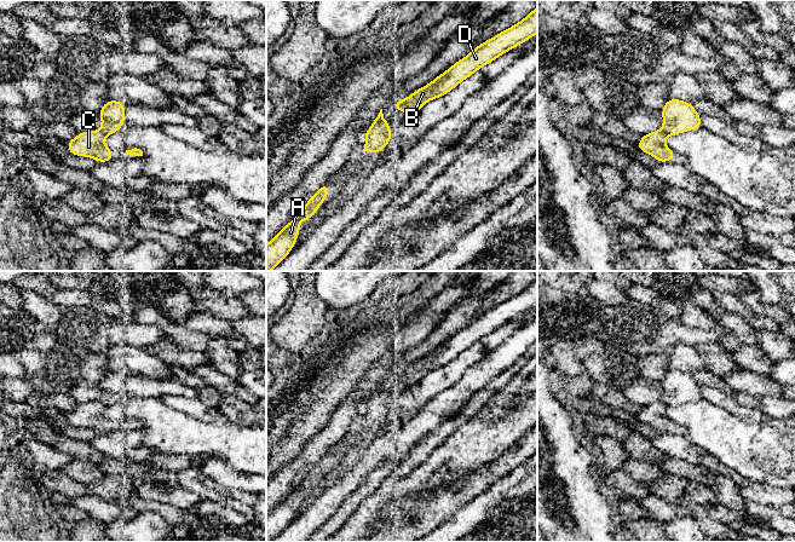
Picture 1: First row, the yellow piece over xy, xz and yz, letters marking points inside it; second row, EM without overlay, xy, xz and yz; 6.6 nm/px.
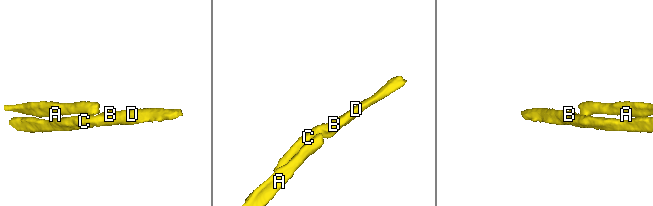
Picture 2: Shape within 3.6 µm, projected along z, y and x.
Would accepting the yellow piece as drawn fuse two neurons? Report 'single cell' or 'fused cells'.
fused cells

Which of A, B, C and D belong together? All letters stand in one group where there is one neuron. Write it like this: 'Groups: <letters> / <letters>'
Groups: A / B C D

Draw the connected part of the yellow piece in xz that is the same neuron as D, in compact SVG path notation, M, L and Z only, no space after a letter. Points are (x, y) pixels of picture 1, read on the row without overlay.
M537 278L517 295L473 319L465 329L453 335L428 356L413 363L404 371L396 370L394 380L407 386L417 384L427 373L447 365L473 344L536 305Z

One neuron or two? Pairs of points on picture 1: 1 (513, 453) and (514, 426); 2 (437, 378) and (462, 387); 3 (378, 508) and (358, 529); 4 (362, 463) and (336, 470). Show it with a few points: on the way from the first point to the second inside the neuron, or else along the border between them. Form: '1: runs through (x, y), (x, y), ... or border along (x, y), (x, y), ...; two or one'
1: border along (524, 433), (490, 462); two
2: border along (465, 373), (458, 382), (430, 398); two
3: runs through (373, 513), (362, 524); one
4: border along (364, 449), (364, 453), (330, 485); two

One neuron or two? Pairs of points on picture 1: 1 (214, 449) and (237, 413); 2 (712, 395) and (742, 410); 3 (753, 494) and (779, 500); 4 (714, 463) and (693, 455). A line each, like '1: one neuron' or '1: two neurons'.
1: one neuron
2: one neuron
3: one neuron
4: two neurons

